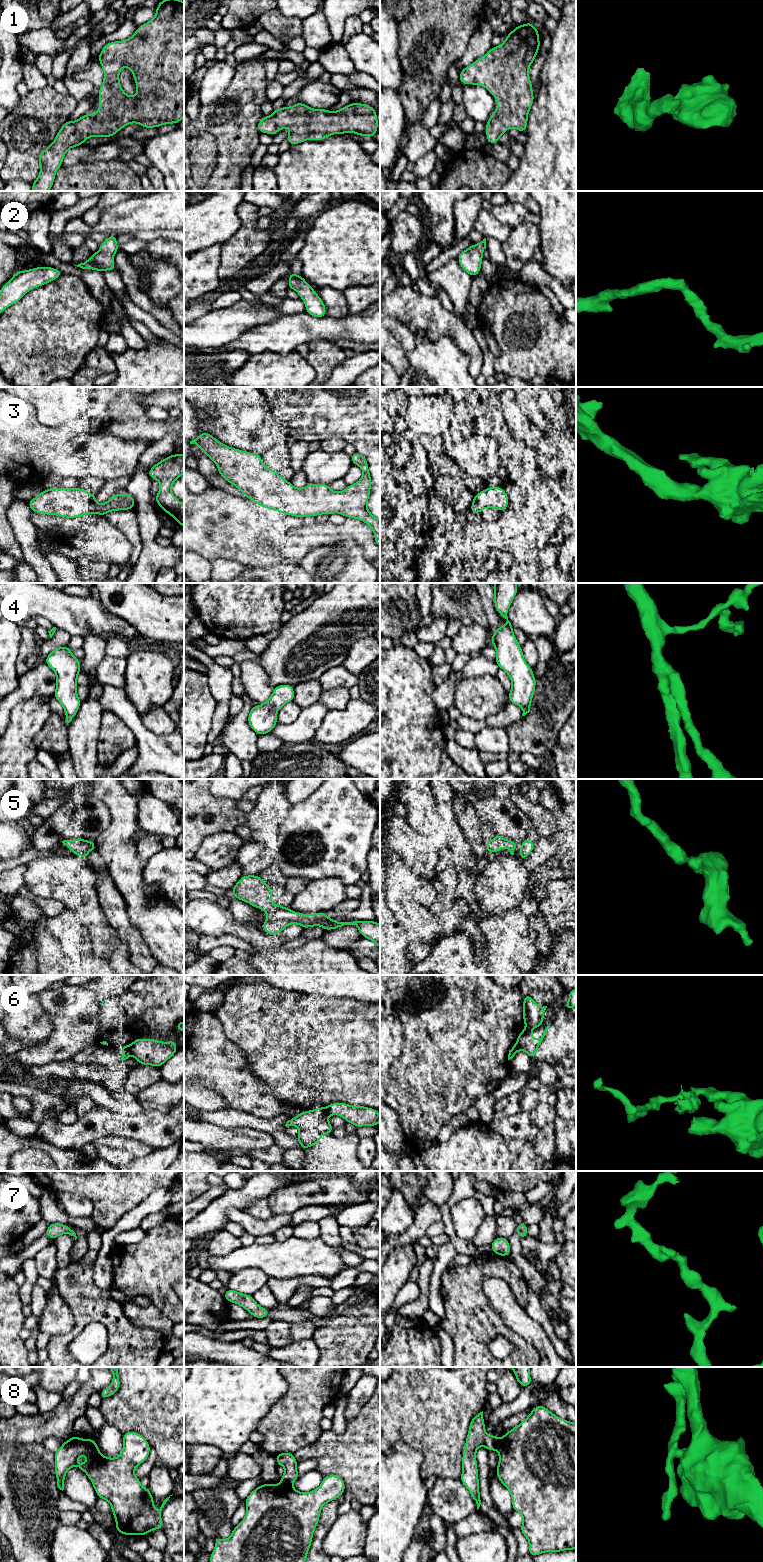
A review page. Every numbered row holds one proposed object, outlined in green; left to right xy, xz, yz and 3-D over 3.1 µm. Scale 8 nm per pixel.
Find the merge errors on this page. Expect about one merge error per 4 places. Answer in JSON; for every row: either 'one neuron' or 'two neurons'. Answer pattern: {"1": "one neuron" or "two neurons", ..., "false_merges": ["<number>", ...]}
{"1": "one neuron", "2": "one neuron", "3": "one neuron", "4": "one neuron", "5": "one neuron", "6": "two neurons", "7": "one neuron", "8": "two neurons", "false_merges": ["6", "8"]}

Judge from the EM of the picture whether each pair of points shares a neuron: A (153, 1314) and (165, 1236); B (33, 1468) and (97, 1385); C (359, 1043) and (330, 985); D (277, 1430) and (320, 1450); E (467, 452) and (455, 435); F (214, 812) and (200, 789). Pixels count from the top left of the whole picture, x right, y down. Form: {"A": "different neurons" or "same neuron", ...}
{"A": "different neurons", "B": "different neurons", "C": "different neurons", "D": "different neurons", "E": "different neurons", "F": "same neuron"}

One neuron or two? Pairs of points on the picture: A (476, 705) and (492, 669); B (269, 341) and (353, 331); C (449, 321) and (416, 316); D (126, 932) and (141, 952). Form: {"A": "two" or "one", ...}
{"A": "two", "B": "one", "C": "one", "D": "one"}

